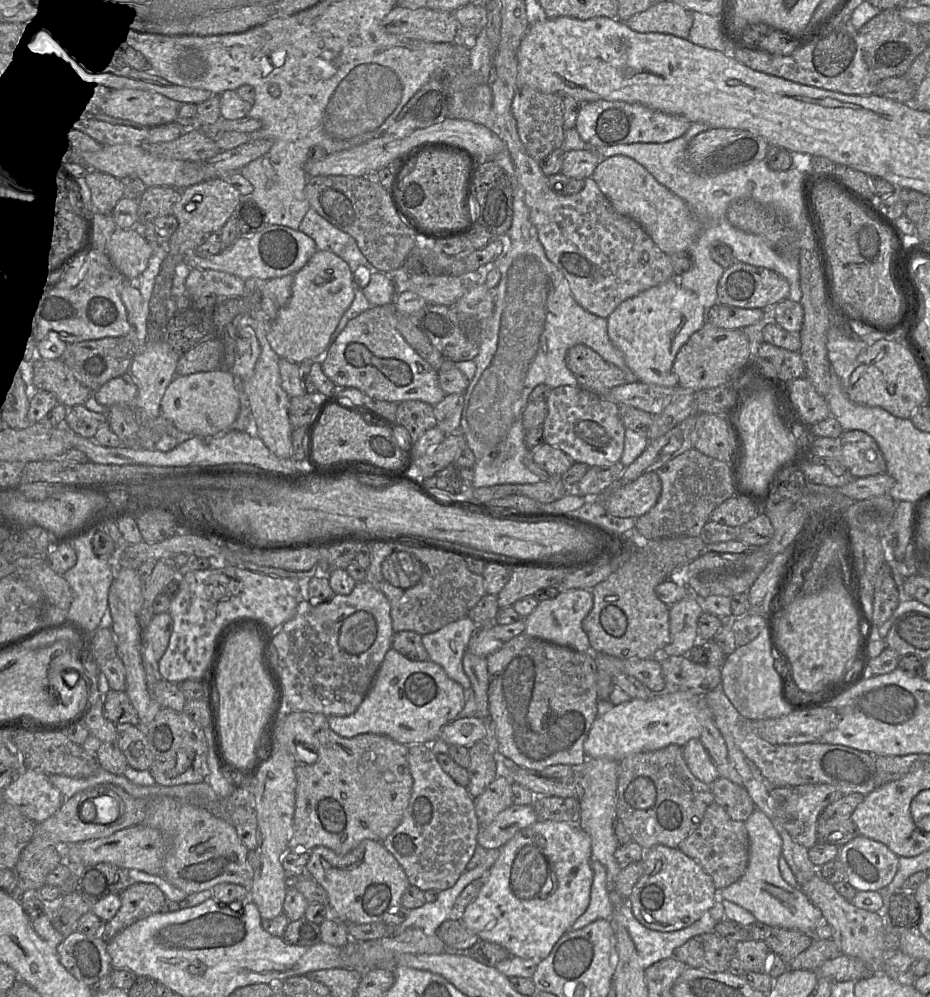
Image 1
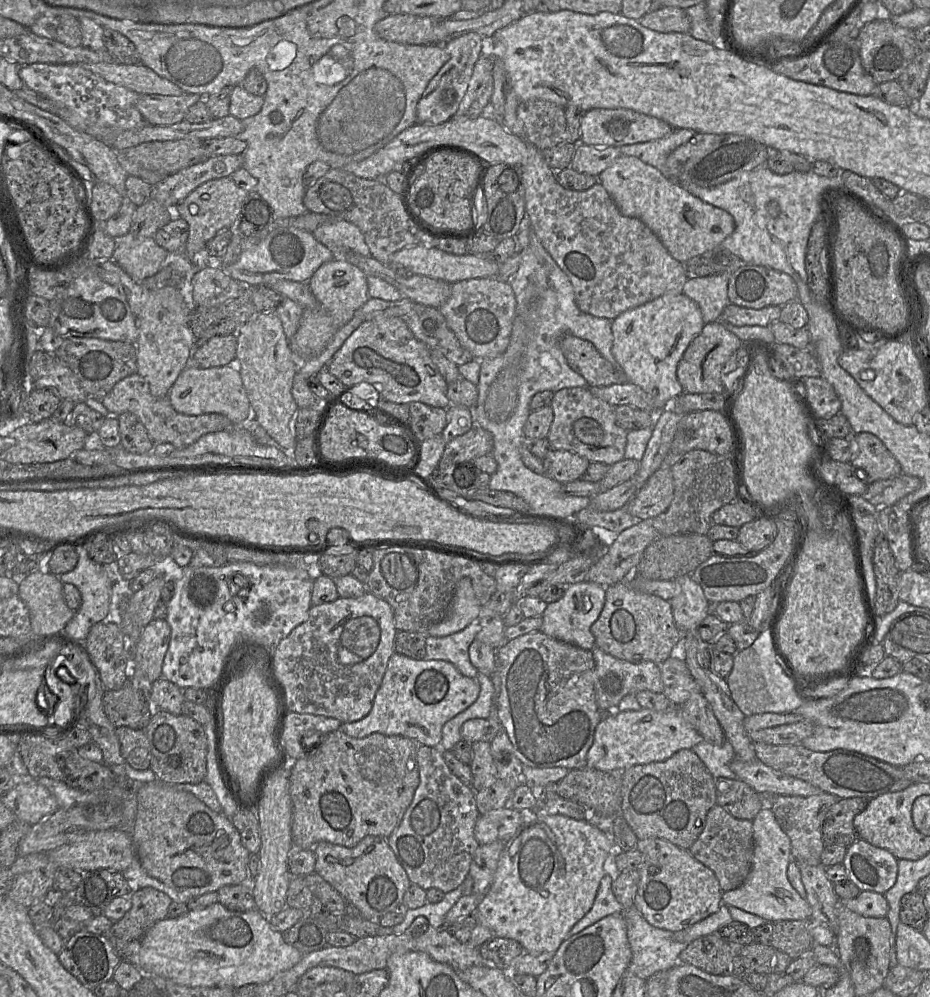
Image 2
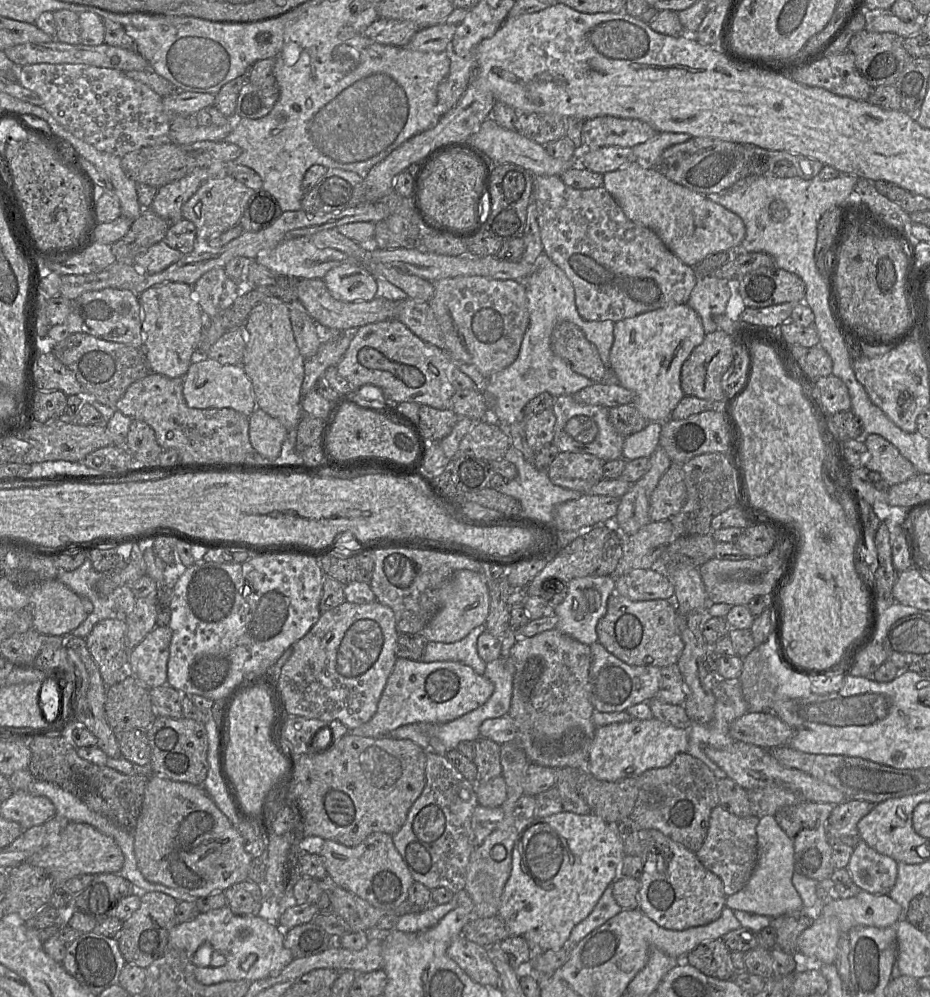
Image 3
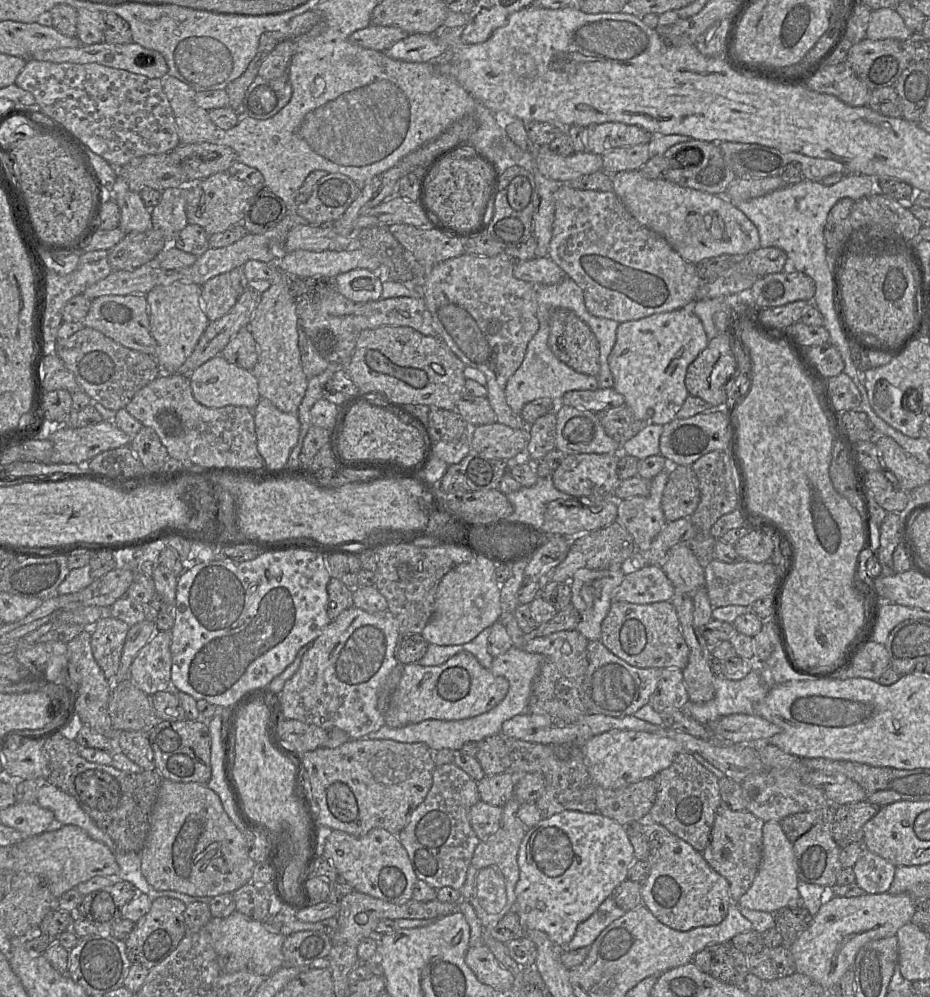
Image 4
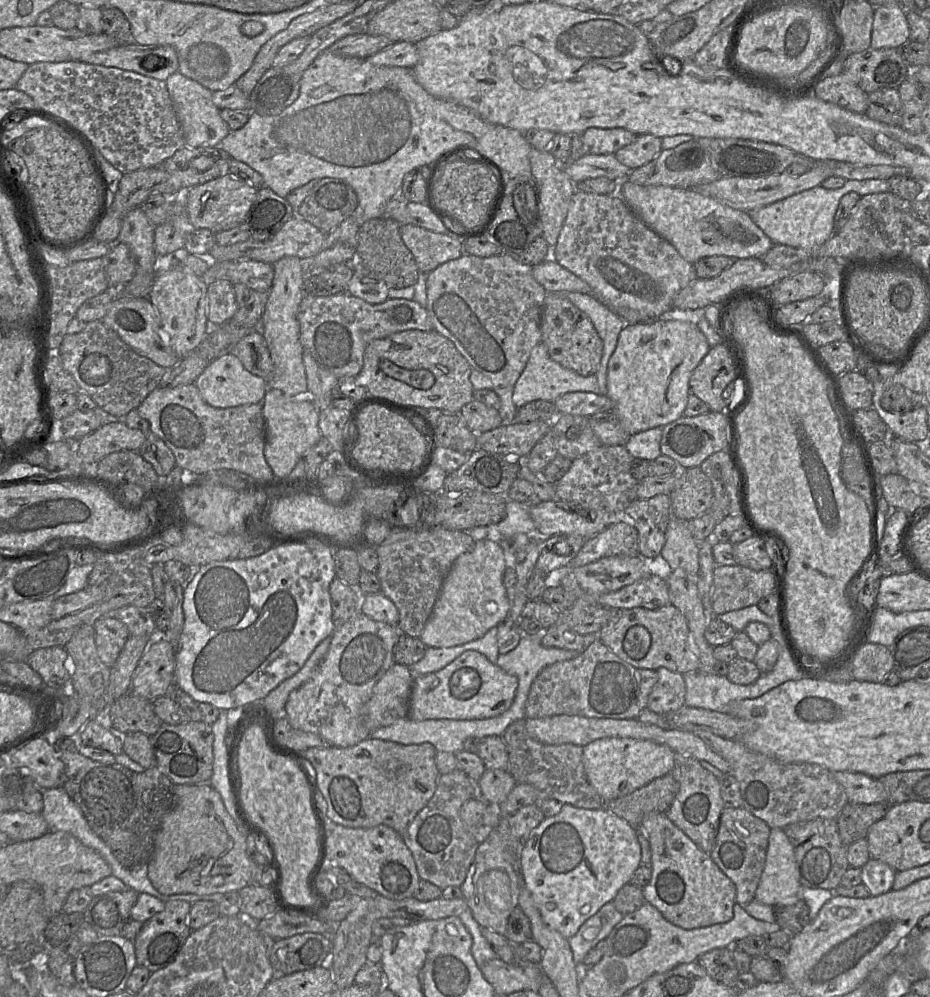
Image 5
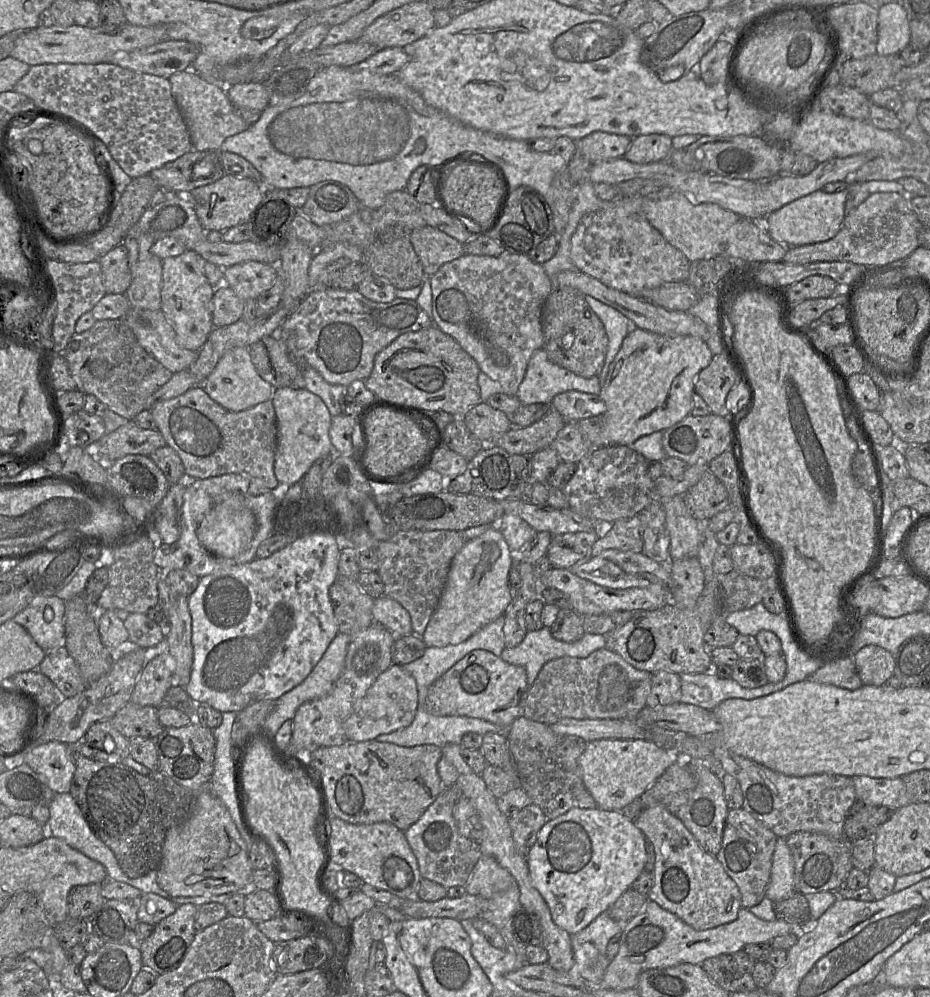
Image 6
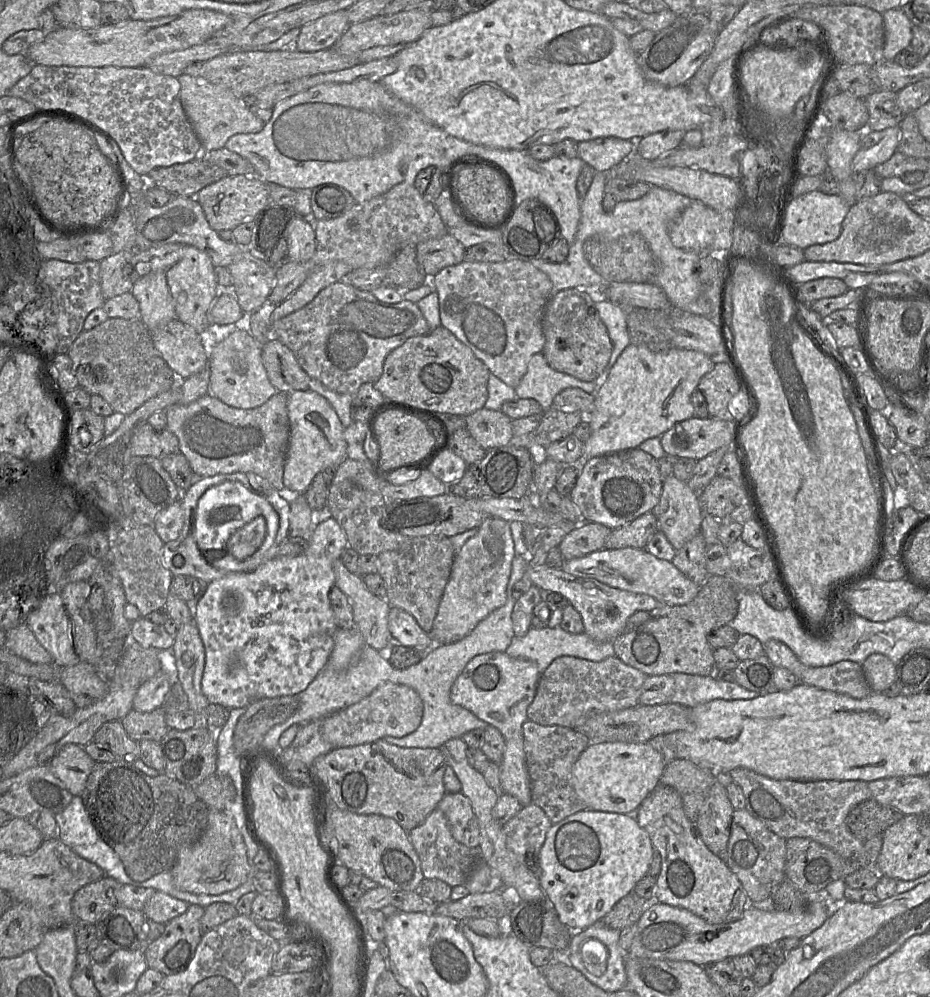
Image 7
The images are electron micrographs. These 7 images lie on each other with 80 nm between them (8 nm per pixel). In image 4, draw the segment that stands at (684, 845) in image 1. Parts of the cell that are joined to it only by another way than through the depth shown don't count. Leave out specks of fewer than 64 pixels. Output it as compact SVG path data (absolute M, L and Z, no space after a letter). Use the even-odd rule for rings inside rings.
M722 805L716 810L710 840L702 855L729 882L732 902L737 902L748 891L758 873L762 860L763 824L763 820L747 810L733 811Z

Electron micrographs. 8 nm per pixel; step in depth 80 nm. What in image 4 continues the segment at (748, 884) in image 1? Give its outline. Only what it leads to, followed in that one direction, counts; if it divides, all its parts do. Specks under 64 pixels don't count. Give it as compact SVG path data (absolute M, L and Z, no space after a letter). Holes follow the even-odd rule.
M767 821L762 829L762 860L758 873L748 891L737 901L739 907L774 913L790 907L803 906L803 899L797 885L799 878L796 872L796 858L792 843L785 835L779 822Z

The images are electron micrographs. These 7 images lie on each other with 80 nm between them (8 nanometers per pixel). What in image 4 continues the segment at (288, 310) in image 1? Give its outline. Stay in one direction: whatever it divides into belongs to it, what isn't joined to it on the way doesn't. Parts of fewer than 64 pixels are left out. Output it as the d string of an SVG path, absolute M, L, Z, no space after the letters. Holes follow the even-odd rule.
M355 269L337 275L338 291L353 302L369 302L381 299L382 280L378 273L368 269Z

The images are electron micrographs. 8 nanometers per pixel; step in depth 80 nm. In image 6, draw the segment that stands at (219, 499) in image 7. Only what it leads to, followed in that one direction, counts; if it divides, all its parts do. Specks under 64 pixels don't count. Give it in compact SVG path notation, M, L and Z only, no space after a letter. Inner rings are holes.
M271 492L258 496L243 493L229 494L221 503L216 503L214 508L201 521L197 529L198 539L207 550L215 552L217 556L233 558L231 561L234 561L234 564L251 562L256 559L256 551L259 545L272 535L273 503ZM255 523L258 527L256 535L254 534ZM245 548L248 548L247 551L238 555Z

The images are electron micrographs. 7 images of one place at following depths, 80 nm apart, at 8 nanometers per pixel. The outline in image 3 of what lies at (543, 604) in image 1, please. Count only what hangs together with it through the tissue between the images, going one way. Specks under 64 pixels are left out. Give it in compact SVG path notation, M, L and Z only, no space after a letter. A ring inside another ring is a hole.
M587 576L572 579L567 583L566 597L554 607L553 615L557 617L555 629L589 646L597 642L596 625L605 615L608 599L613 593L615 593L614 576Z

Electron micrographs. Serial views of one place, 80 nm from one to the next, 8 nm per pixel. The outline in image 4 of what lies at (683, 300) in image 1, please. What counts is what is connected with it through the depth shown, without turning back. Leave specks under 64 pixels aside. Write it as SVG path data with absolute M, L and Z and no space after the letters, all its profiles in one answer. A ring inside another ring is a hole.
M693 301L683 308L653 314L619 324L615 345L609 355L609 367L614 378L613 388L625 398L635 417L644 424L665 425L674 419L689 396L685 386L688 366L707 347L708 338L699 318L693 312Z

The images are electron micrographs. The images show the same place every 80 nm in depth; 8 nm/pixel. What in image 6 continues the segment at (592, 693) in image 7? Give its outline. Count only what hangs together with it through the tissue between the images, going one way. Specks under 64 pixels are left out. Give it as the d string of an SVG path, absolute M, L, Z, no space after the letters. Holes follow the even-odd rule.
M602 648L586 658L561 657L547 662L529 688L523 716L552 725L562 719L634 719L645 707L652 674L634 668Z

